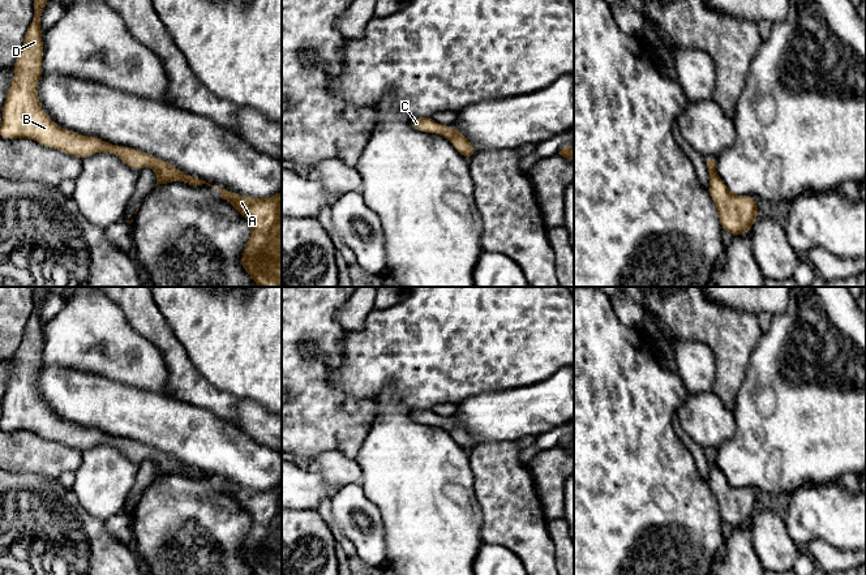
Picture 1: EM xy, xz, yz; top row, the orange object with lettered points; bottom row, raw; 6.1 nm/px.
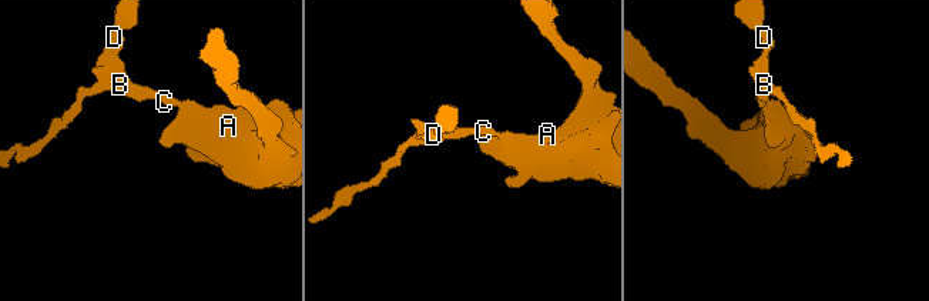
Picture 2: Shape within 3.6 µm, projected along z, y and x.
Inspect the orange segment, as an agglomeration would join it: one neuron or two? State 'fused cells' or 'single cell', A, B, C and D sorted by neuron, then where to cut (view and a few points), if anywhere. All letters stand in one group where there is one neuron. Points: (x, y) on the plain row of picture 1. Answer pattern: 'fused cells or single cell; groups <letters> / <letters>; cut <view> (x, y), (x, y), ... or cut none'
single cell; groups A B C D; cut none

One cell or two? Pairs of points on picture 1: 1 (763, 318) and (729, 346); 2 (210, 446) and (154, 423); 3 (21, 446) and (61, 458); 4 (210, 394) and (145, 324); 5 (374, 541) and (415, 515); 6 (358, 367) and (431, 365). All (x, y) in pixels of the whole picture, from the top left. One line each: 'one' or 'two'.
1: two
2: one
3: one
4: one
5: two
6: one

